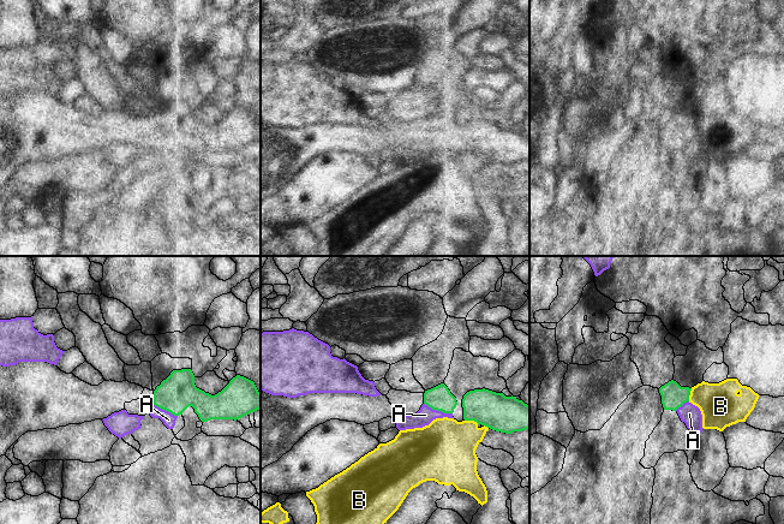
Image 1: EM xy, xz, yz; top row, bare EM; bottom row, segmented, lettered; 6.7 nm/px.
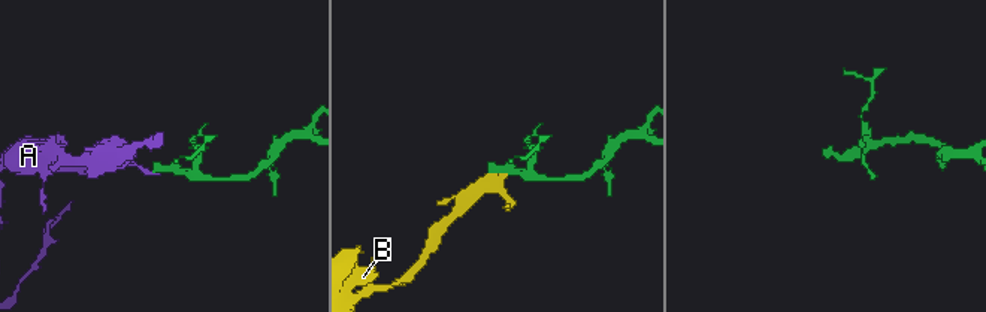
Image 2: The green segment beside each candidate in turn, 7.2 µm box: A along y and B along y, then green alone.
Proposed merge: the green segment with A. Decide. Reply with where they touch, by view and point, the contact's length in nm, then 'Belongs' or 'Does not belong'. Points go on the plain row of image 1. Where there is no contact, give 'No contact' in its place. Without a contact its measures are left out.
Touches green at xz (438, 141). Shared border 200 nm. Does not belong.

